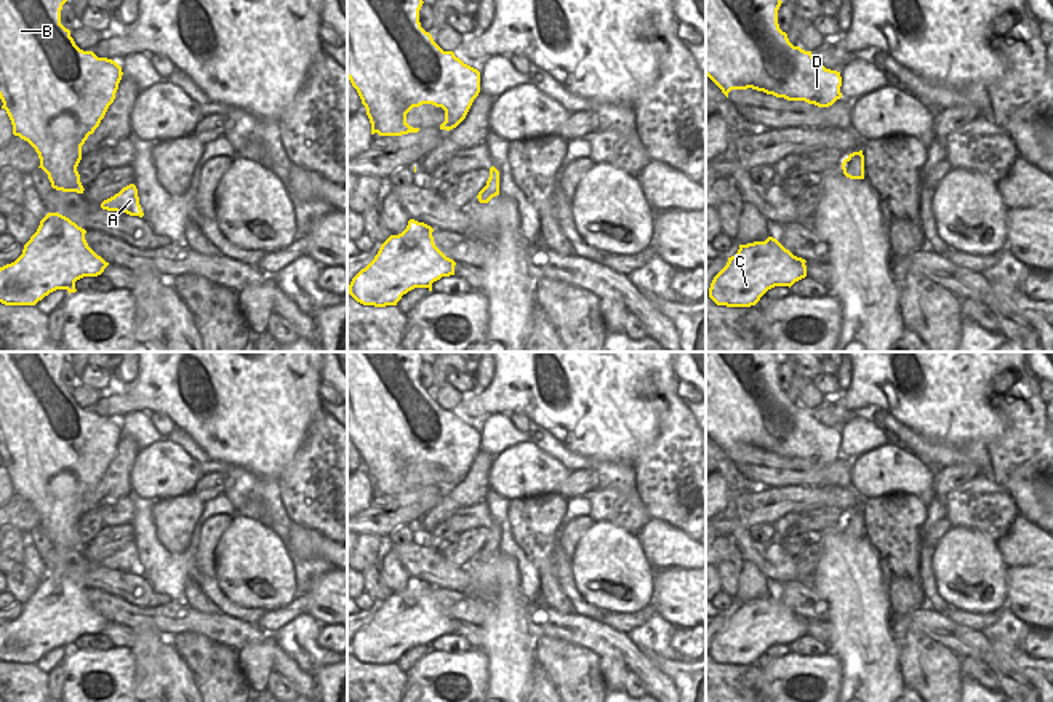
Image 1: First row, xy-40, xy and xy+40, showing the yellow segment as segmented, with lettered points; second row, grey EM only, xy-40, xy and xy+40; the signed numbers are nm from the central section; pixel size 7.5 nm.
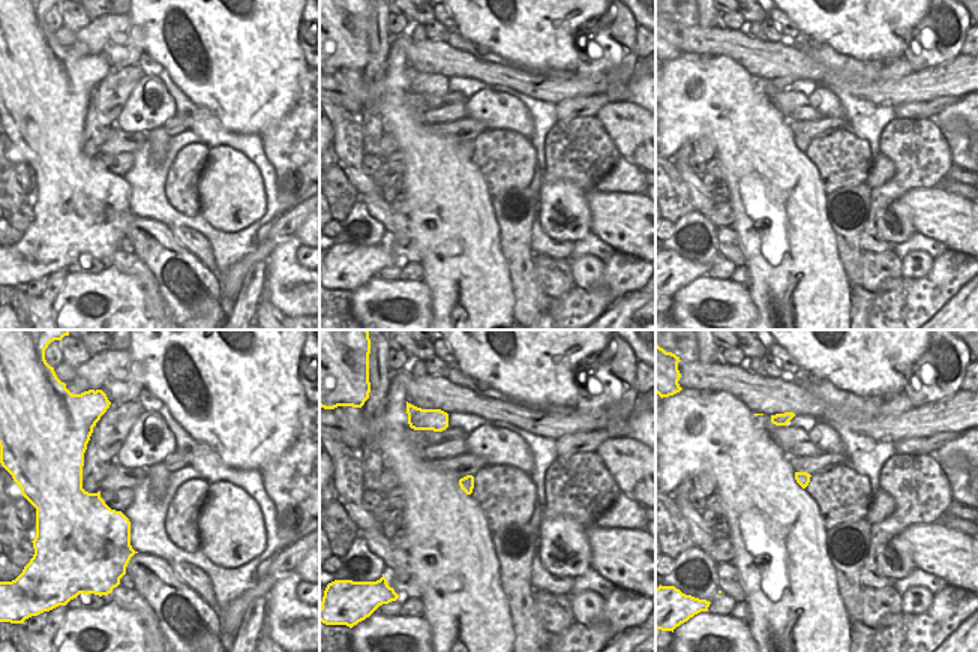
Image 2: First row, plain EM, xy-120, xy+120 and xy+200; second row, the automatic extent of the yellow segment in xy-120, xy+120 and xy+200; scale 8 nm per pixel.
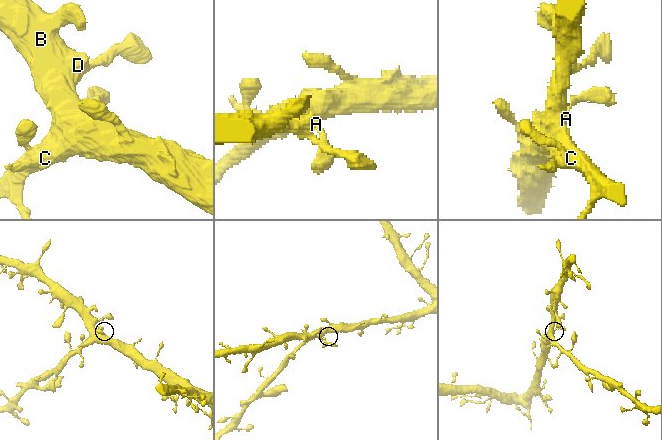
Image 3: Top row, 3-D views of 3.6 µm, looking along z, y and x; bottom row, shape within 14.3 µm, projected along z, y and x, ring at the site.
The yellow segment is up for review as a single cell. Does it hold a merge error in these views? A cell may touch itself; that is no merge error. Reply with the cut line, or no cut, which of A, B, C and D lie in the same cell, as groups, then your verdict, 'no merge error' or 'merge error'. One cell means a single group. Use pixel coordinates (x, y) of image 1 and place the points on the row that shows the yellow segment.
cut none; groups A B C D; no merge error

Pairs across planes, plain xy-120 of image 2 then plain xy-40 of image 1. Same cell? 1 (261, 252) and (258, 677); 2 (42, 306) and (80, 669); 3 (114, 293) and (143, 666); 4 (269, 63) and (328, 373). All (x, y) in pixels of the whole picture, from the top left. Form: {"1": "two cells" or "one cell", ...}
{"1": "one cell", "2": "two cells", "3": "two cells", "4": "two cells"}

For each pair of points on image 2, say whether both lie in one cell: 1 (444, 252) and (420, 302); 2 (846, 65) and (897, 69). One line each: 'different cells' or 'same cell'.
1: different cells
2: same cell

